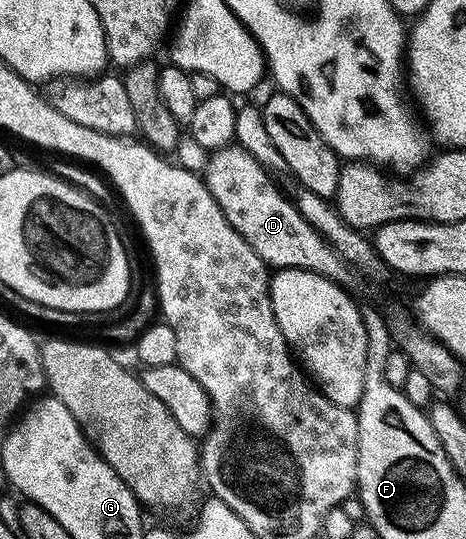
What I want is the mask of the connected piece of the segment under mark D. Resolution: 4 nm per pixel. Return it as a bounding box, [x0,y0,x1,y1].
[204,143,340,277]

